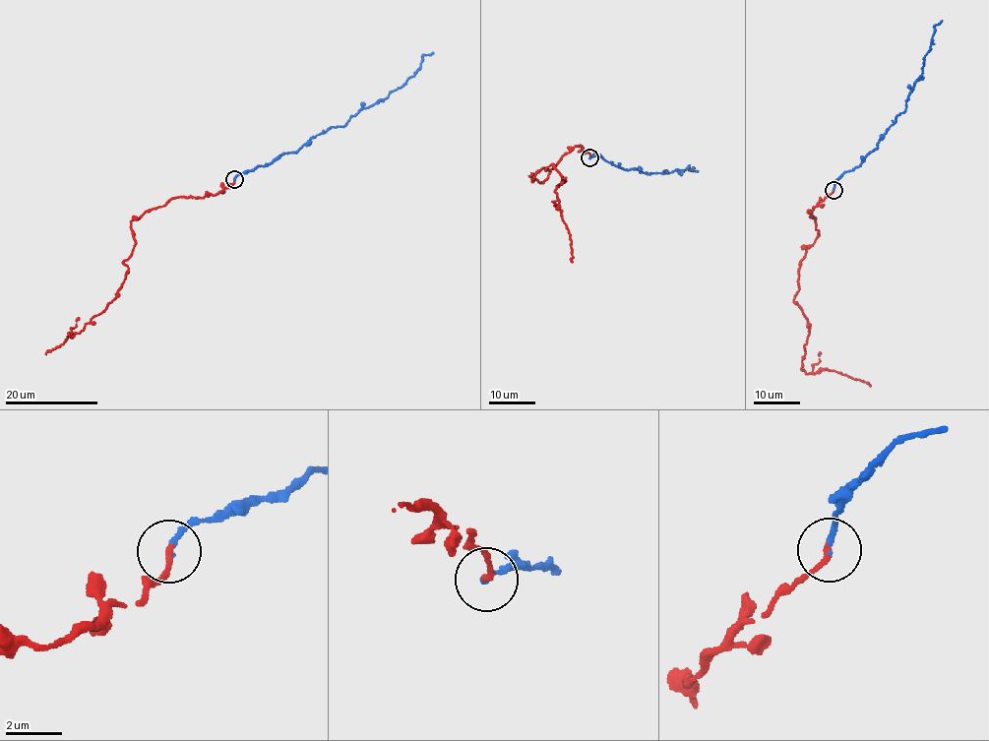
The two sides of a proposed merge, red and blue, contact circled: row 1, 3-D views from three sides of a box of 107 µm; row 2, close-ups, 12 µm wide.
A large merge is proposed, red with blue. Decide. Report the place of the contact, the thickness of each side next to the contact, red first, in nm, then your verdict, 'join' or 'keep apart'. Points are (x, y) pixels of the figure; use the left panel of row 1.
(234, 179) | 240/150 nm | join

